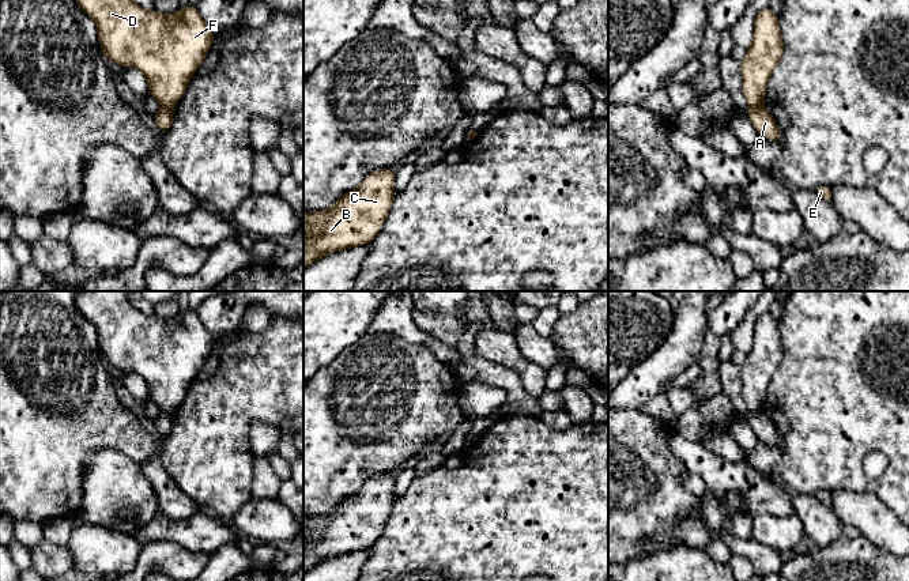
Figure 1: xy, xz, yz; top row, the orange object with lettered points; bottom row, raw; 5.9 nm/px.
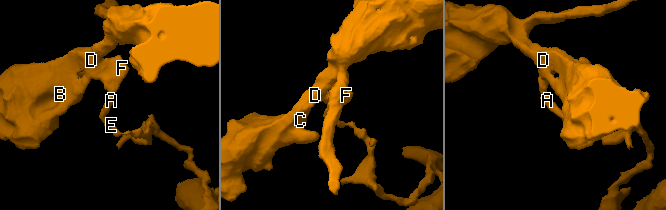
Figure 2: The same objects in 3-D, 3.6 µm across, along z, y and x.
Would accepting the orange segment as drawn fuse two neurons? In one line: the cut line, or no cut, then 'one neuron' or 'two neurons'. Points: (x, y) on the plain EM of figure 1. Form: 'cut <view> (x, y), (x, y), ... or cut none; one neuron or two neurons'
cut xy (162, 410), (172, 414); two neurons

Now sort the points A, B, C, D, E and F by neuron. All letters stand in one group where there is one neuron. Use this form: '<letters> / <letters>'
A E / B C D F

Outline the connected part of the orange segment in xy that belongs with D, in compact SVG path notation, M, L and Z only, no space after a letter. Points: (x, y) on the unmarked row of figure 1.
M84 291L75 294L78 310L95 327L98 346L110 367L135 371L148 385L148 396L162 411L174 412L185 397L191 382L208 358L214 336L196 312L167 321L143 314L129 299L129 291Z

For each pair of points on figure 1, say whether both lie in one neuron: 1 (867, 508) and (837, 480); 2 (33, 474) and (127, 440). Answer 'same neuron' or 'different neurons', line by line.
1: different neurons
2: same neuron

